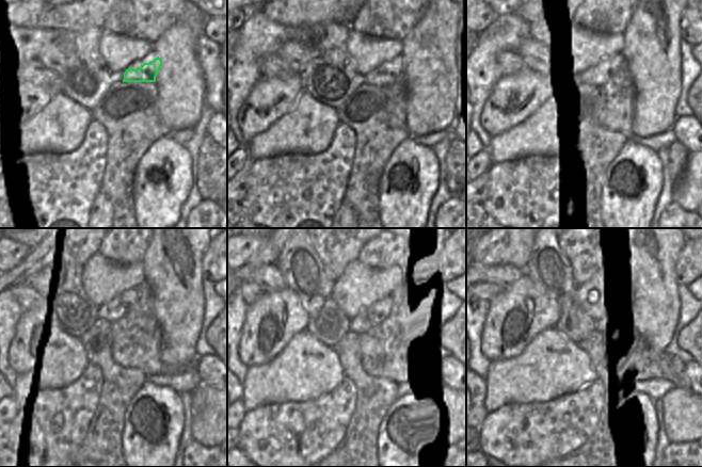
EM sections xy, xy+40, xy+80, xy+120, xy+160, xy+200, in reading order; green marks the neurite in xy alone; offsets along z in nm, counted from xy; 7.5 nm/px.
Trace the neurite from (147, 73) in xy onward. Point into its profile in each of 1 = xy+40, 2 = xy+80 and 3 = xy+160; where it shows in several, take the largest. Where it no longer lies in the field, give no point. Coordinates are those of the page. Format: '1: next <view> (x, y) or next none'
1: next xy+40 (389, 70)
2: next xy+80 (609, 77)
3: next xy+160 (379, 310)

